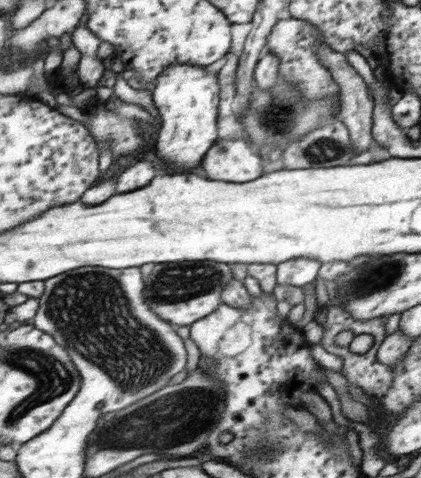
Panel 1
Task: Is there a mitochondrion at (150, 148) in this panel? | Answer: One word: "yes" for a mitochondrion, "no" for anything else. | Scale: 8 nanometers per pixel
no

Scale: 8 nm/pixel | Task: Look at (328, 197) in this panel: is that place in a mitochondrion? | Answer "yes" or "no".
no

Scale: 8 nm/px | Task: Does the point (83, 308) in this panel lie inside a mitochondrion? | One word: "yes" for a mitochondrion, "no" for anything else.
yes

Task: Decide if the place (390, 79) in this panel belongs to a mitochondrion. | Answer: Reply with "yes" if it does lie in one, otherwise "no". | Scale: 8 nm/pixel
no

